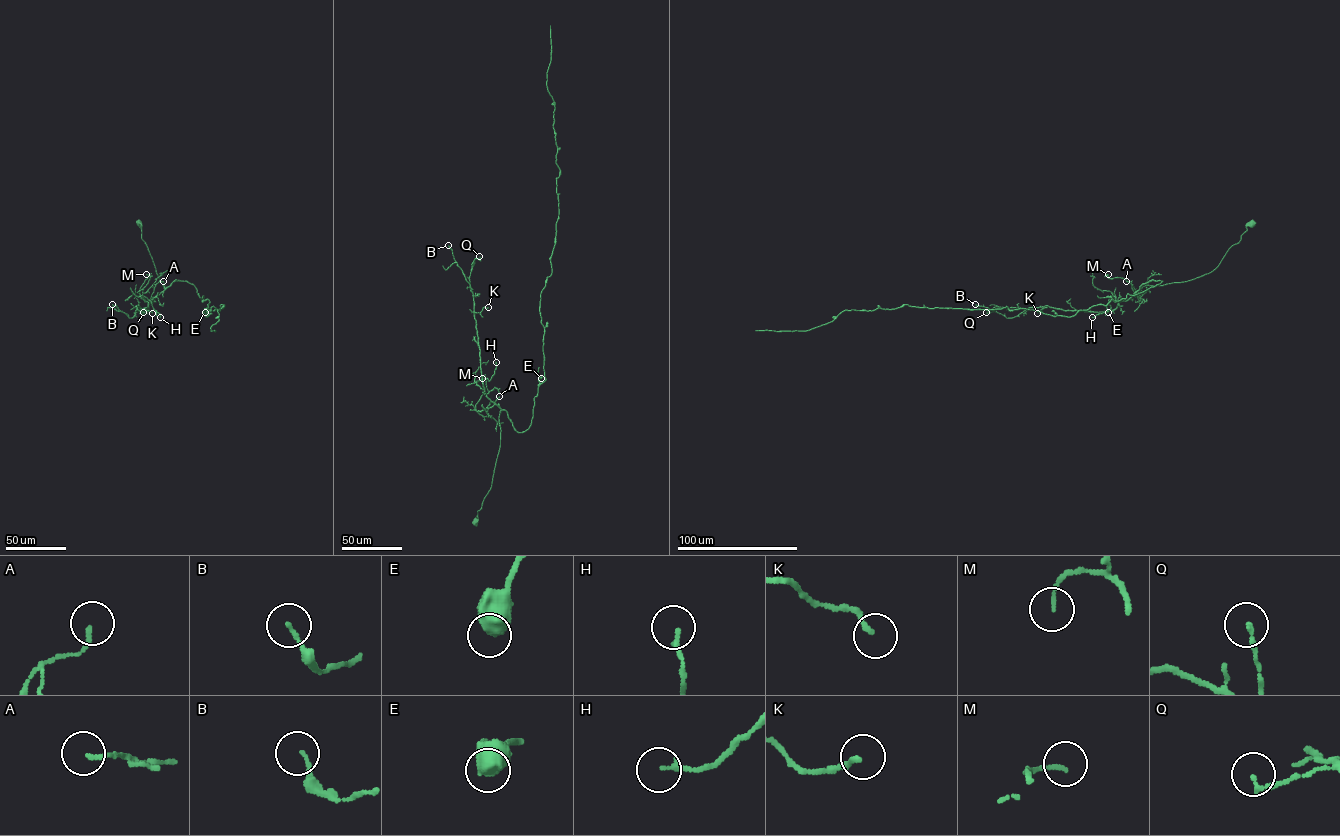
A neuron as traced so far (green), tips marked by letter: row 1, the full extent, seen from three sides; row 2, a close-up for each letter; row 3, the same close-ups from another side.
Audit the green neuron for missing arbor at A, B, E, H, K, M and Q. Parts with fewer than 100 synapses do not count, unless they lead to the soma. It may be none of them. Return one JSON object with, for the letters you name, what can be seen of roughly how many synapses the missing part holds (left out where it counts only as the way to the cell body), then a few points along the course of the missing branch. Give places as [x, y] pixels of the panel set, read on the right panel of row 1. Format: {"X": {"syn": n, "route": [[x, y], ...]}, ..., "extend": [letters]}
{"extend": []}

